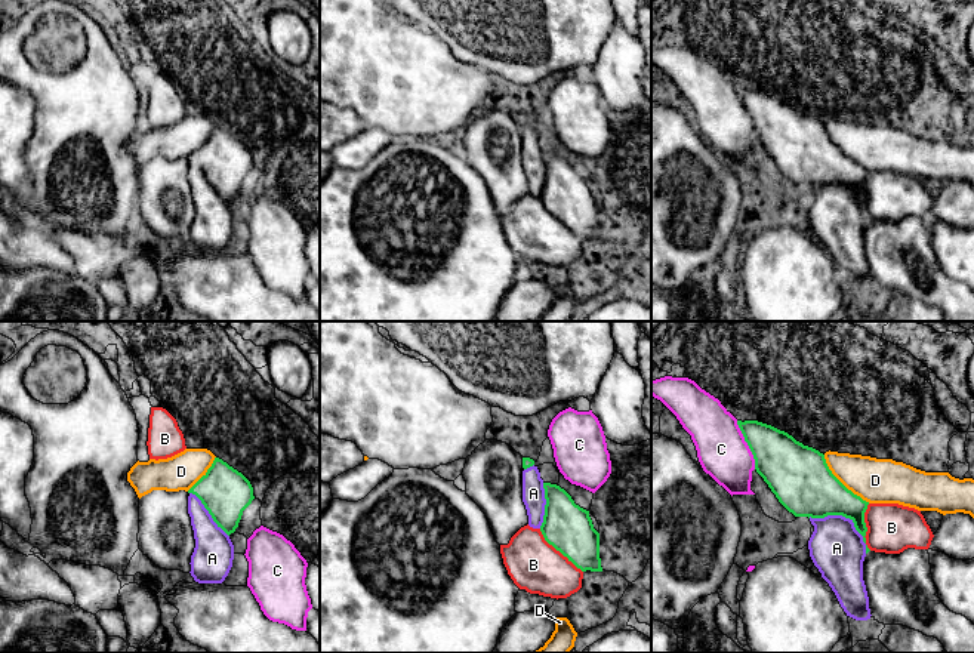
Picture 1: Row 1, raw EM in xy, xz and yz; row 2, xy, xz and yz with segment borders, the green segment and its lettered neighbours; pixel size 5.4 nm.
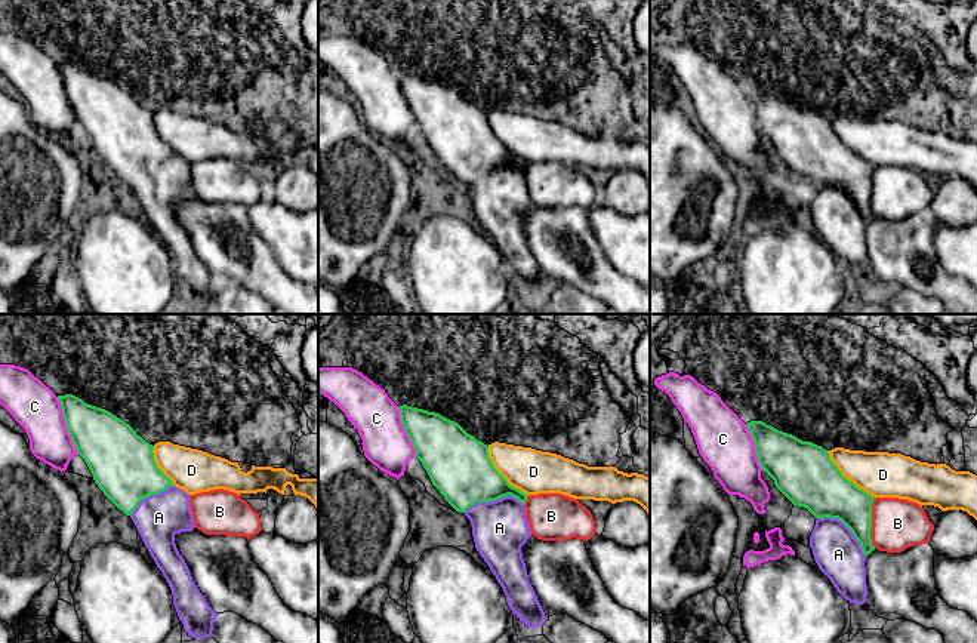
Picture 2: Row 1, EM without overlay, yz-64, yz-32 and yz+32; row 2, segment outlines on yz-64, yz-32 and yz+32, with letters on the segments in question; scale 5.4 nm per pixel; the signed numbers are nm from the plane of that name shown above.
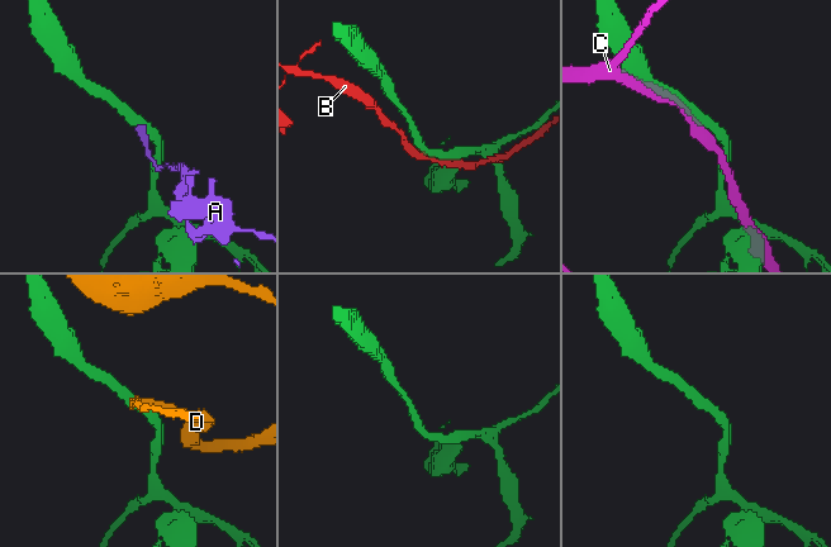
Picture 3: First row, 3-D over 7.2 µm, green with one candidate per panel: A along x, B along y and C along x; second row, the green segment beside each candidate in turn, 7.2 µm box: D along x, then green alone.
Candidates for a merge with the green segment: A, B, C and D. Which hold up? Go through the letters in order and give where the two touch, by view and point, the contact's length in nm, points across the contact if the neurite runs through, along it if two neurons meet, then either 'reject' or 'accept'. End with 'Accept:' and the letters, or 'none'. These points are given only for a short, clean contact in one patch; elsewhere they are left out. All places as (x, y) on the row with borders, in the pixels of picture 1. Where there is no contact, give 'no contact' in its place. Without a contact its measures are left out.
A: contact yz (845, 517); length 380 nm; accept
B: contact xz (558, 550); length 340 nm; reject
C: contact yz (748, 444); length 280 nm; reject
D: contact yz (841, 483); length 360 nm; reject
Accept: A

